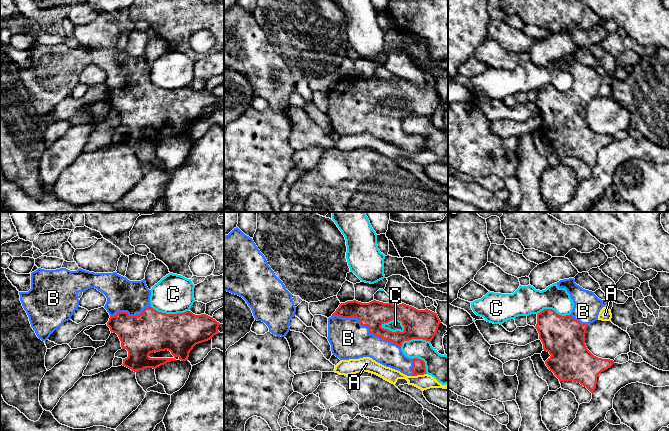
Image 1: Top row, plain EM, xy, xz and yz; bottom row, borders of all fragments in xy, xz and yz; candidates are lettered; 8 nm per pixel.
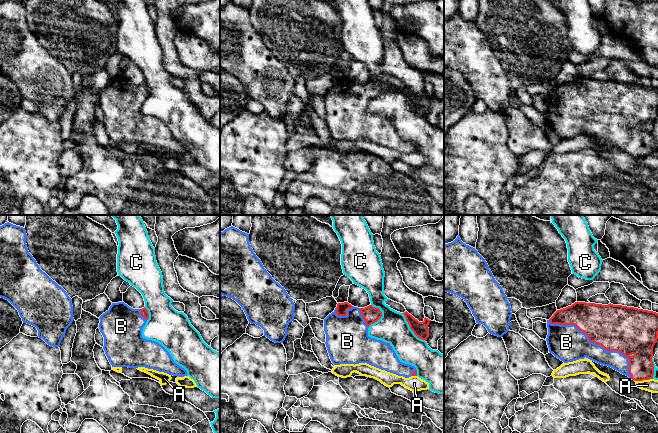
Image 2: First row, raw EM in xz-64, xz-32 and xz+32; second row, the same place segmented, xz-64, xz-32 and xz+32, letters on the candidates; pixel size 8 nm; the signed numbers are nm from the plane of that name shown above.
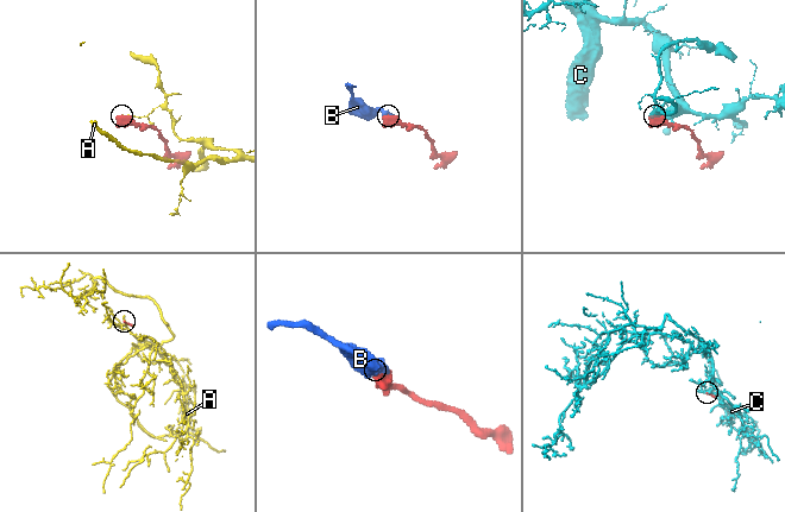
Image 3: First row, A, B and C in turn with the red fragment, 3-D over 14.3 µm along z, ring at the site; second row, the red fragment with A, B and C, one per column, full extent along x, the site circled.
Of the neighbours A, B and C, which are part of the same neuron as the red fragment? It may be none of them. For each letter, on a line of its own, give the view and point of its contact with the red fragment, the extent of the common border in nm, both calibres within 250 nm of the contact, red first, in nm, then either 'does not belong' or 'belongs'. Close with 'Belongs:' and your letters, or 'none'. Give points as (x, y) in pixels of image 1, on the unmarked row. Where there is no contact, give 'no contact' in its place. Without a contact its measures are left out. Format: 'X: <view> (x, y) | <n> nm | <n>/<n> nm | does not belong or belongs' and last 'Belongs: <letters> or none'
A: xz (419, 150) | 120 nm | 100/120 nm | does not belong
B: xz (367, 102) | 600 nm | 200/300 nm | belongs
C: xz (391, 107) | 200 nm | 240/100 nm | does not belong
Belongs: B

